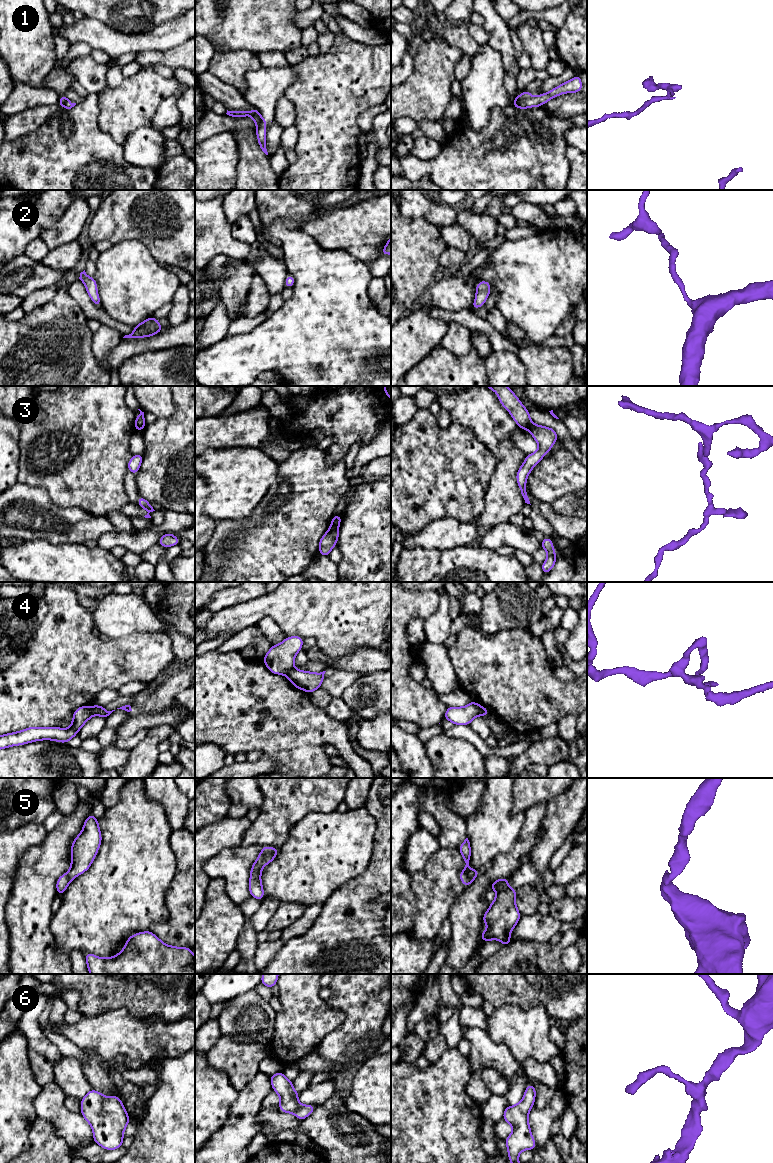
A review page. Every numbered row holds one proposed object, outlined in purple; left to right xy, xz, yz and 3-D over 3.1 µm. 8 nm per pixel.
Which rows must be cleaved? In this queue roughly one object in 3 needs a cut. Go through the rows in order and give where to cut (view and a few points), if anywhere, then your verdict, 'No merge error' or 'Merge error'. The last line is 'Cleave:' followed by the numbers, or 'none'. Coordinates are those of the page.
1: Split along yz (530, 96), (518, 101), (514, 99). Merge error
2: No split. No merge error
3: Split along xz (331, 523), (338, 526). Merge error
4: Split along xy (94, 706), (93, 714). Merge error
5: No split. No merge error
6: No split. No merge error
Cleave: 1, 3, 4

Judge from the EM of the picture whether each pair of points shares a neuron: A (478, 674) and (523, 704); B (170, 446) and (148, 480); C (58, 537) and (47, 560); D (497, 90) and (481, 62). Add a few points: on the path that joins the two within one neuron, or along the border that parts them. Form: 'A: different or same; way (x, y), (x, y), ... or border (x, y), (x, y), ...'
A: same; way (489, 674), (493, 674), (512, 693)
B: same; way (170, 454), (165, 459), (165, 463), (156, 472)
C: different; border (32, 540), (45, 539), (54, 544), (79, 544)
D: same; way (490, 83), (486, 79), (486, 69)

